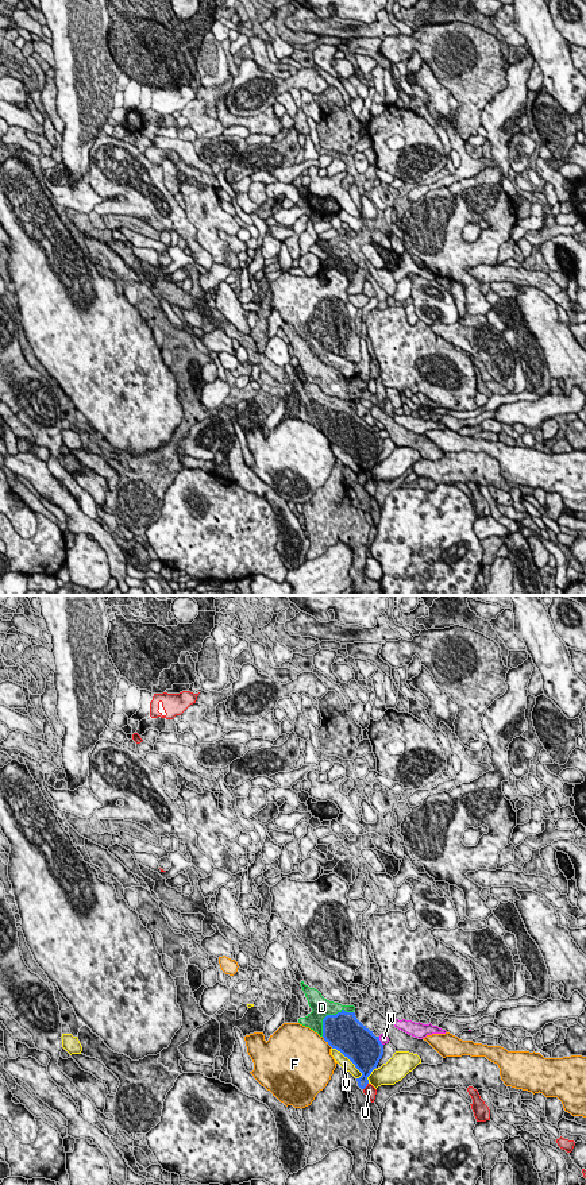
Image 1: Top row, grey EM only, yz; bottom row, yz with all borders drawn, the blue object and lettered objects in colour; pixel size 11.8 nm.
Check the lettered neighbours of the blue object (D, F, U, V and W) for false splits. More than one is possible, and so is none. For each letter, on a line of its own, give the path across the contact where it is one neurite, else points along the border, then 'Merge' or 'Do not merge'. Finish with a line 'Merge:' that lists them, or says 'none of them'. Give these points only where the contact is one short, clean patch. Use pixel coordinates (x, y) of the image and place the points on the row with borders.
D: Merge
F: Do not merge
U: Do not merge
V: Do not merge
W: Do not merge
Merge: D

